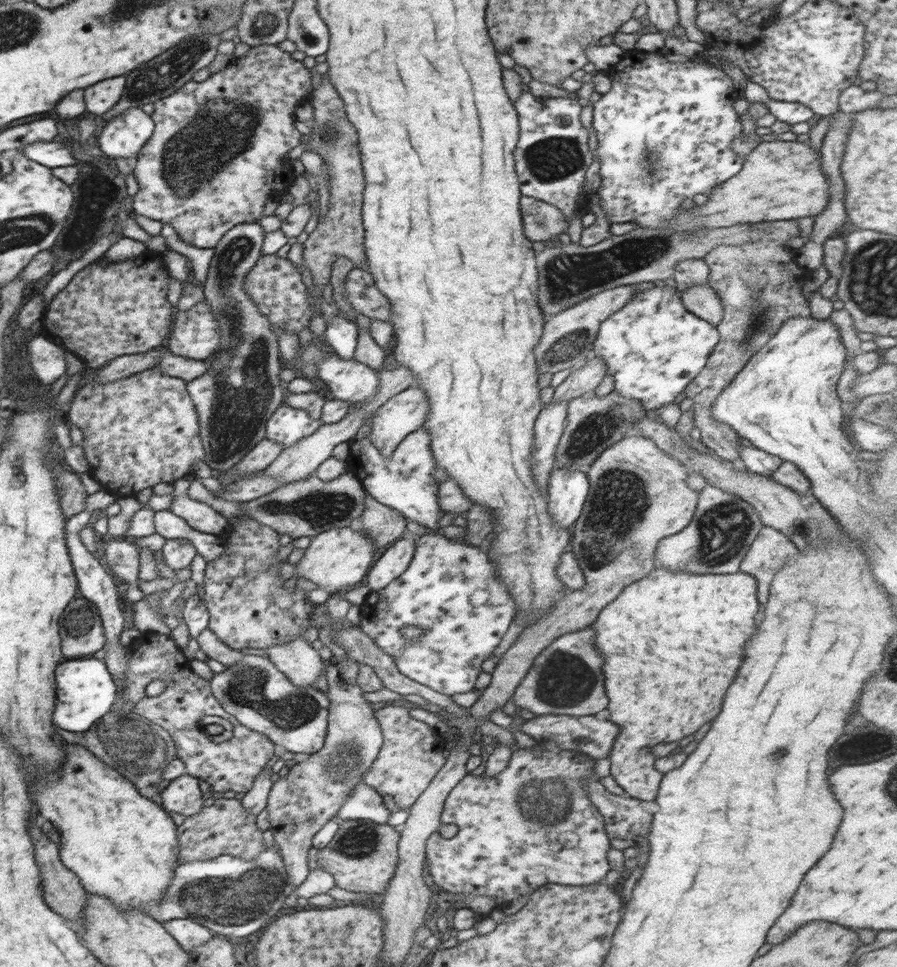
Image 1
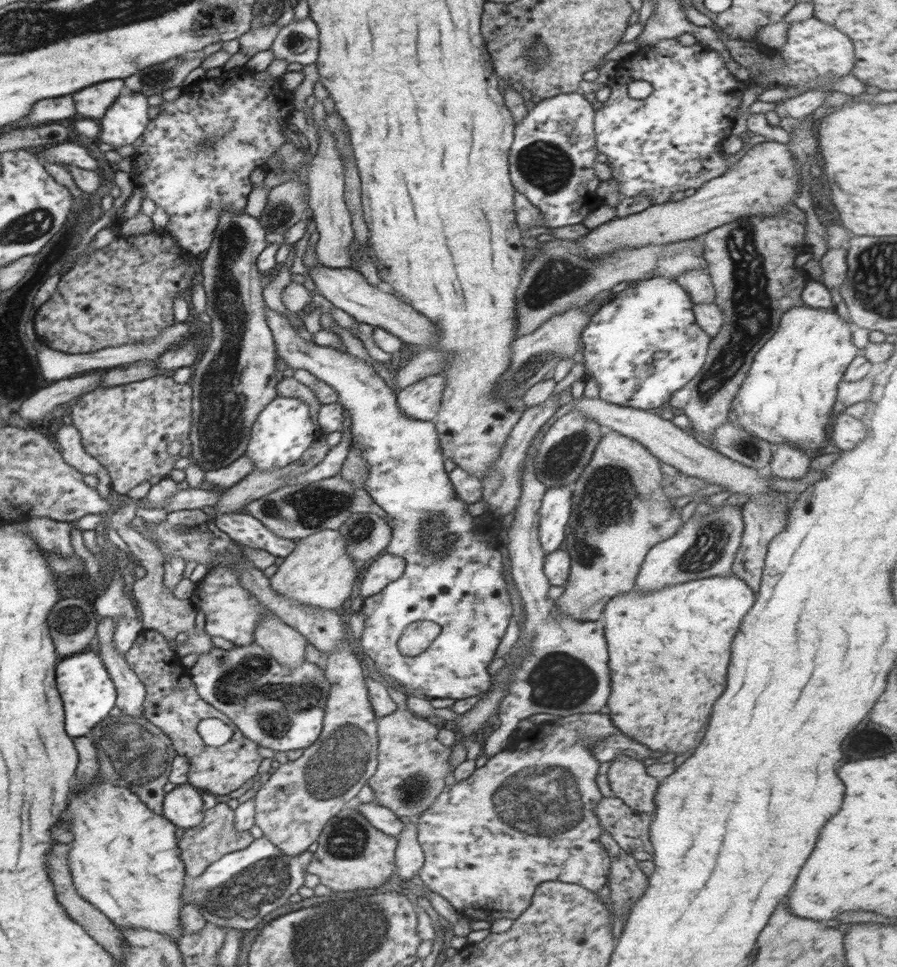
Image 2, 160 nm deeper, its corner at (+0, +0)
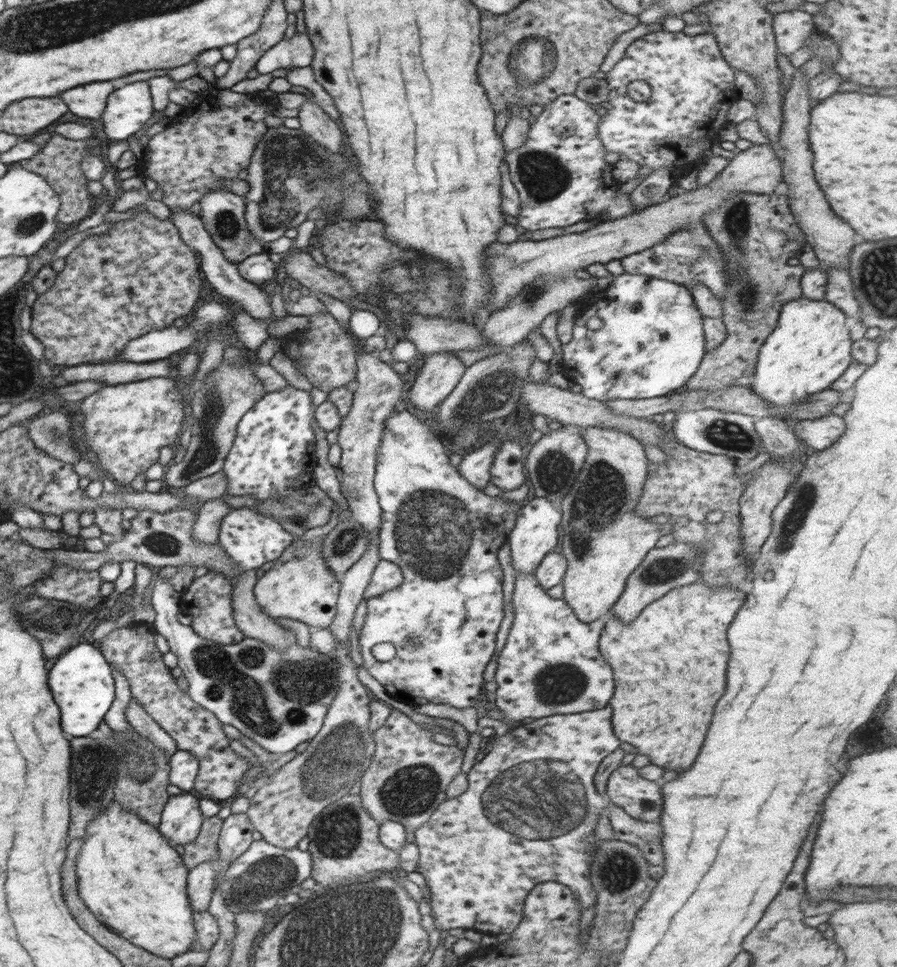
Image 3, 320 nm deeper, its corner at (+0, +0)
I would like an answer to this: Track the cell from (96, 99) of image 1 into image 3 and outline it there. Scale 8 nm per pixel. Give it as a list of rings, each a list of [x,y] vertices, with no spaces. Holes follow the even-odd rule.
[[[92,82],[84,86],[76,86],[60,94],[60,98],[68,104],[70,112],[82,118],[101,118],[108,102],[108,94],[114,90],[112,82]]]

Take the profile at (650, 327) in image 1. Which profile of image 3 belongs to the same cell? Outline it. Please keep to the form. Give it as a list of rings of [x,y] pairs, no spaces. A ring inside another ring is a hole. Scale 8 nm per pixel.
[[[625,272],[615,276],[606,290],[595,292],[592,302],[582,303],[574,321],[573,338],[561,347],[561,372],[582,386],[586,398],[611,401],[661,397],[684,386],[698,370],[706,354],[703,316],[686,286]]]

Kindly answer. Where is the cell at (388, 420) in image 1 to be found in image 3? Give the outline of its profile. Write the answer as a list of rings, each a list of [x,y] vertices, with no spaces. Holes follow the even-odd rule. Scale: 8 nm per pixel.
[[[454,353],[427,355],[414,384],[407,392],[407,406],[411,411],[436,410],[460,382],[465,364]]]

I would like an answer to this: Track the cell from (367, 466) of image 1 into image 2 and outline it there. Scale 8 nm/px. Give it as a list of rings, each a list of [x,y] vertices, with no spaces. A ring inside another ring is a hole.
[[[266,306],[265,315],[267,318],[268,326],[273,332],[273,339],[275,340],[276,352],[278,359],[282,360],[288,366],[293,369],[303,368],[312,373],[316,378],[323,380],[326,384],[335,388],[338,393],[337,402],[340,403],[344,409],[348,410],[351,414],[351,439],[358,442],[360,450],[362,450],[362,458],[365,458],[367,479],[364,481],[363,488],[368,492],[368,495],[372,498],[376,505],[380,506],[384,510],[386,519],[392,527],[392,540],[389,540],[388,546],[385,548],[384,553],[395,555],[396,557],[402,557],[406,561],[406,566],[403,575],[385,586],[378,594],[374,596],[365,597],[365,604],[361,606],[365,611],[365,630],[362,634],[361,650],[374,661],[375,667],[381,674],[393,678],[395,682],[399,682],[411,696],[418,697],[420,699],[438,699],[438,698],[450,698],[455,701],[467,699],[480,695],[481,692],[486,693],[492,687],[491,675],[488,673],[488,664],[495,658],[496,648],[500,644],[500,640],[508,628],[508,622],[512,616],[512,605],[510,603],[510,597],[508,589],[506,589],[506,581],[504,580],[502,556],[498,552],[498,547],[490,544],[485,536],[488,536],[489,532],[493,530],[493,525],[484,524],[477,525],[474,521],[474,517],[467,513],[467,504],[464,504],[456,496],[454,488],[449,480],[449,474],[444,469],[445,457],[443,456],[442,448],[440,448],[438,434],[435,428],[434,421],[420,421],[414,420],[414,418],[406,418],[406,415],[399,409],[397,401],[397,393],[386,385],[386,382],[380,377],[370,363],[364,360],[356,360],[350,354],[341,350],[335,349],[330,346],[321,346],[316,343],[307,343],[294,331],[290,321],[281,313],[271,310]],[[418,621],[432,621],[440,625],[440,634],[430,643],[430,646],[416,655],[415,657],[400,656],[397,652],[397,642],[400,635],[404,632],[404,629],[412,622]]]

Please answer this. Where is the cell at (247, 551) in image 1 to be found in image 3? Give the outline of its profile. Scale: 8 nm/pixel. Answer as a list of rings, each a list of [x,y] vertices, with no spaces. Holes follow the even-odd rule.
[[[209,571],[195,577],[192,584],[181,593],[178,609],[192,616],[193,631],[211,643],[231,645],[240,642],[245,636],[236,626],[232,606],[233,582],[222,573]]]

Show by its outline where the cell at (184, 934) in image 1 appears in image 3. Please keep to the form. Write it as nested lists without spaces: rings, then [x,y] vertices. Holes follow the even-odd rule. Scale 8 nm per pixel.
[[[217,861],[201,862],[191,868],[187,876],[187,897],[192,912],[209,910],[218,873]]]

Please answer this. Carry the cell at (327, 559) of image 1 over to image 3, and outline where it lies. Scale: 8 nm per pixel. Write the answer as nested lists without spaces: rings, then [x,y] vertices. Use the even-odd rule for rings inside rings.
[[[325,536],[314,541],[298,539],[288,546],[274,566],[258,577],[253,595],[261,609],[272,618],[292,618],[309,625],[312,629],[324,629],[334,622],[337,613],[337,598],[341,582],[328,567],[321,546]]]

